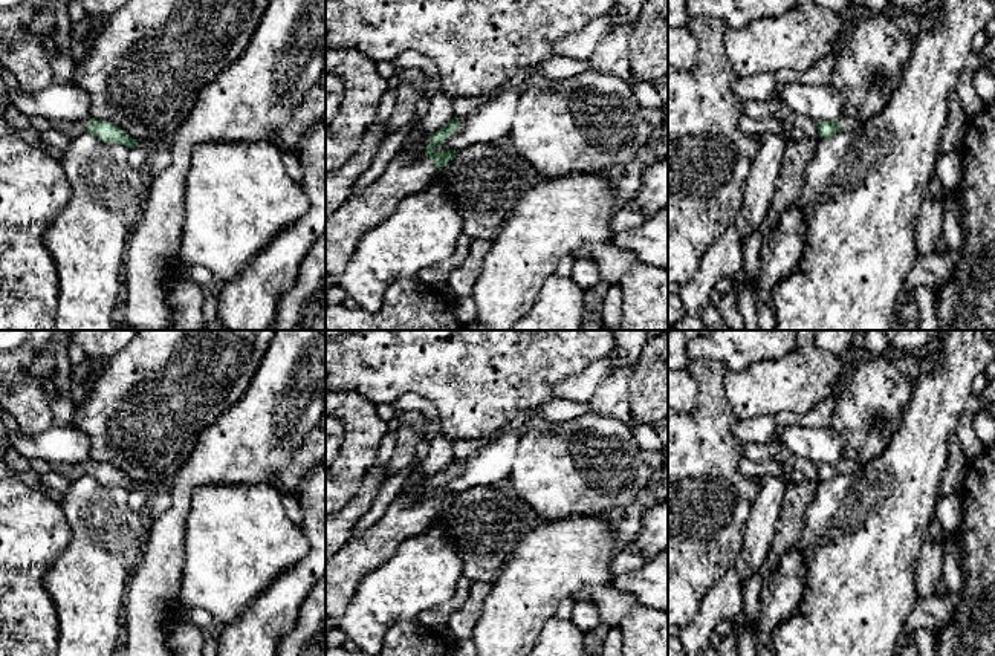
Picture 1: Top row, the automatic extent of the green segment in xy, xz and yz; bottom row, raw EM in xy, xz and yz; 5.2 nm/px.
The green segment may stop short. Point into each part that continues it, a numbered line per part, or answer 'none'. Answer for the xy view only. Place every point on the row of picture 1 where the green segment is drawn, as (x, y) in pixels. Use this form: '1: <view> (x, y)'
1: xy (74, 129)

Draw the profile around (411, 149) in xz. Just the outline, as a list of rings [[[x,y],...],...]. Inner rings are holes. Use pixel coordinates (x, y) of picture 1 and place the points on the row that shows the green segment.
[[[420,122],[414,124],[407,135],[407,142],[402,144],[396,158],[416,159],[419,154],[425,154],[425,147],[429,144],[433,135],[420,133]]]

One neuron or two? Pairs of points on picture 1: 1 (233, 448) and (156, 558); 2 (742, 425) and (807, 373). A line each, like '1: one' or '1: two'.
1: one
2: two

